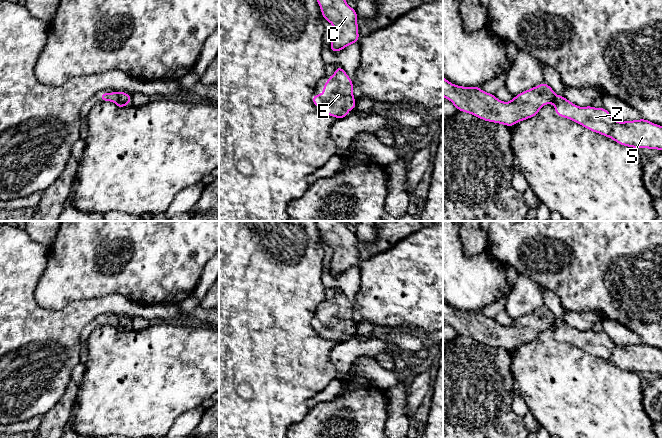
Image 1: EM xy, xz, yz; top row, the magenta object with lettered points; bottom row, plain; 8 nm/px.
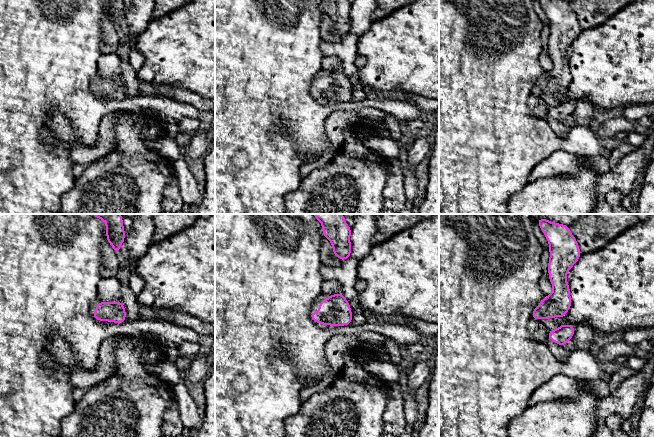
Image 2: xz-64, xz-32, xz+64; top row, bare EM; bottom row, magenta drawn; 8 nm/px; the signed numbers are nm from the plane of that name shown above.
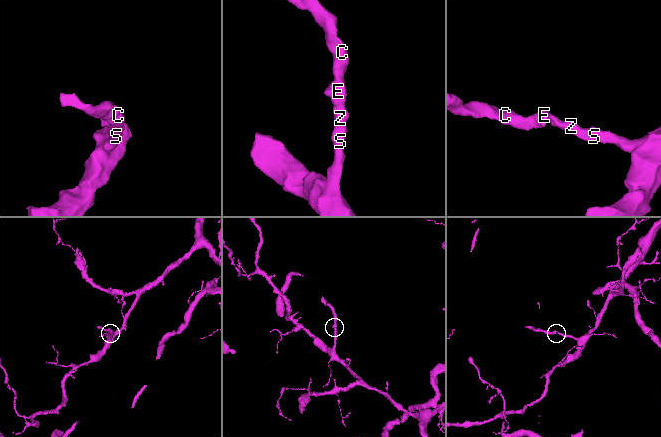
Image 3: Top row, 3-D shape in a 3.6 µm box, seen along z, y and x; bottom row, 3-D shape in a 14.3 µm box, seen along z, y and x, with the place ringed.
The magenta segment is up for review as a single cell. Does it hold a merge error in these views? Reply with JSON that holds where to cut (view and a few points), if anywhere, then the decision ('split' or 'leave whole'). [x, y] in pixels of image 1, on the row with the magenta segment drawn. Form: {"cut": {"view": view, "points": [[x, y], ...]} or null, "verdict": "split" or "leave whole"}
{"cut": null, "verdict": "leave whole"}

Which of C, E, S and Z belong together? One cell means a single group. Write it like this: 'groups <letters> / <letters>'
groups C E S Z

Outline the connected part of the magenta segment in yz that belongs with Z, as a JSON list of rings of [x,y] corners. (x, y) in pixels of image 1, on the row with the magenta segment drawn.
[[[443,77],[443,97],[450,100],[459,111],[508,127],[536,116],[542,106],[552,103],[556,115],[623,146],[662,150],[662,126],[644,118],[618,122],[604,107],[579,107],[564,96],[556,95],[546,82],[516,95],[510,102],[503,102],[477,86],[454,85]]]

